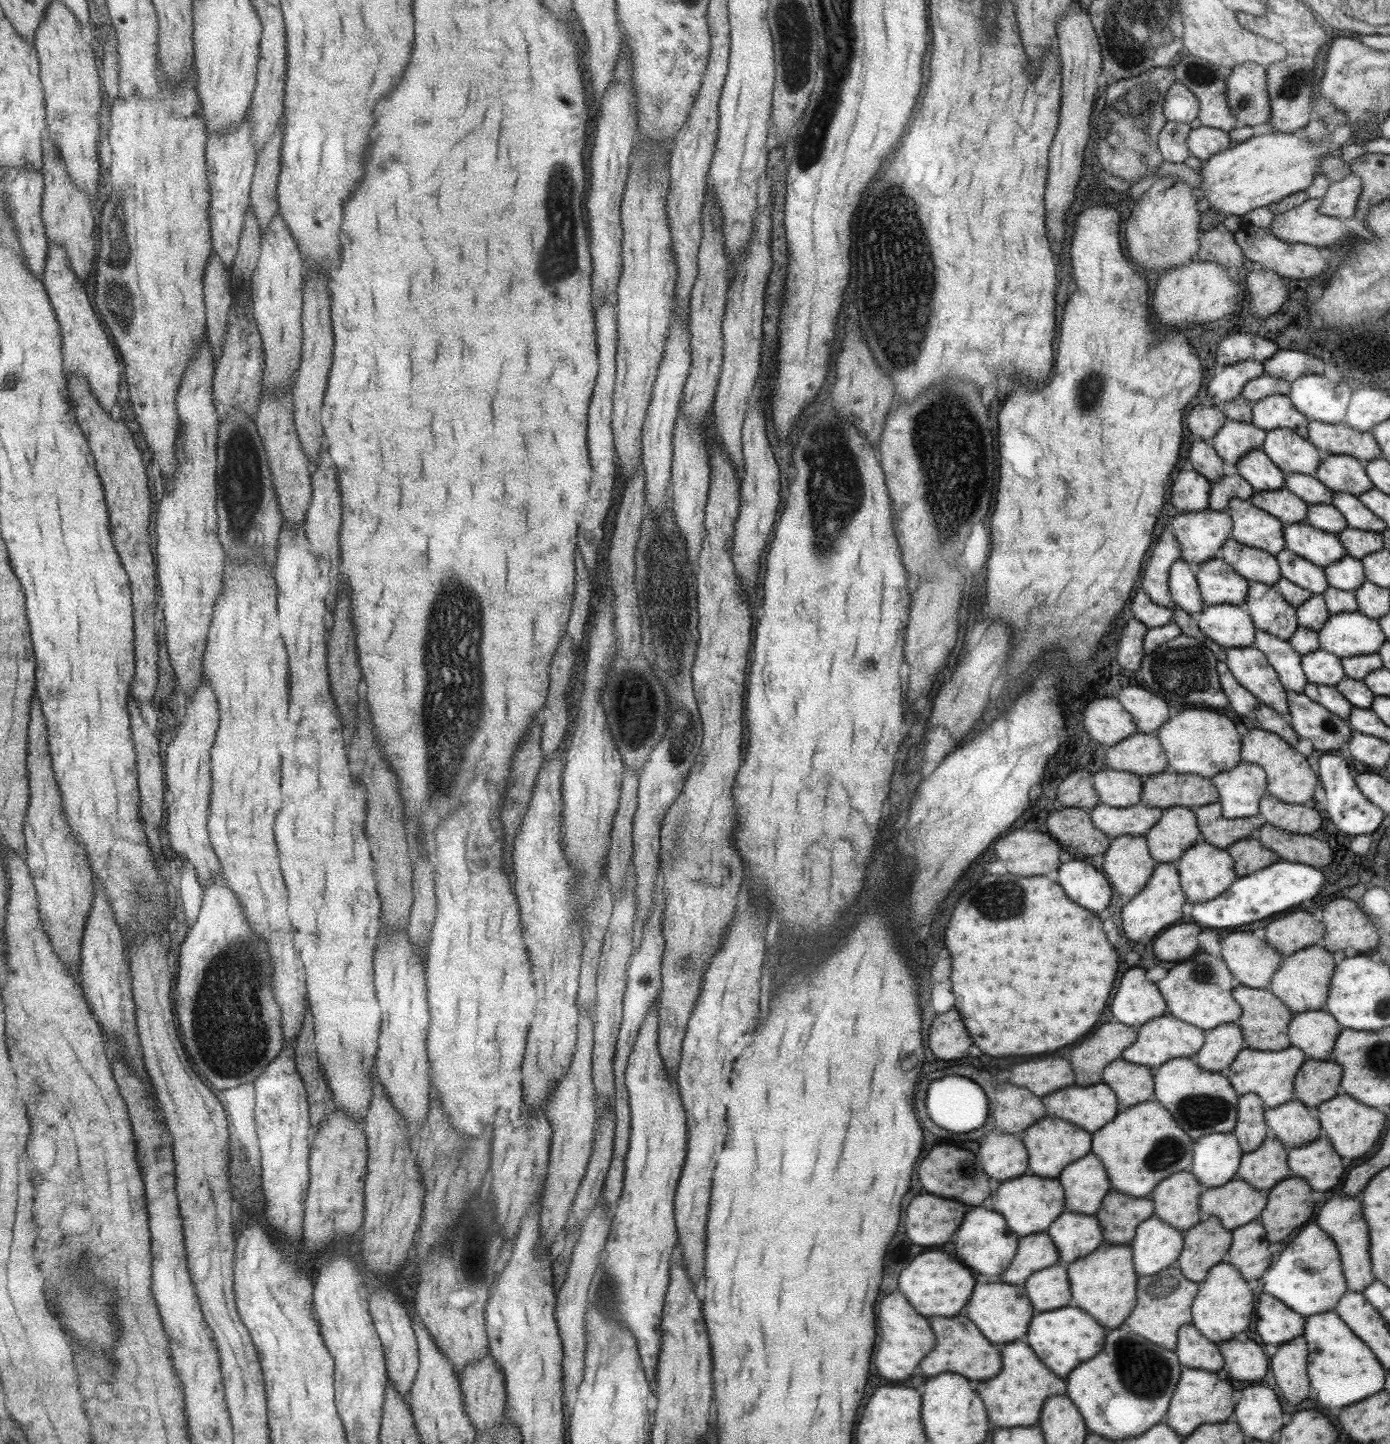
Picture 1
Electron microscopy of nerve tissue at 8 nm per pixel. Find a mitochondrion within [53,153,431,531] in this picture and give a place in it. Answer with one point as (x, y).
(119, 302)

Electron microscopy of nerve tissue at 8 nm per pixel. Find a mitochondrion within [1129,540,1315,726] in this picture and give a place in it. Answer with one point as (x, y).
(1180, 668)

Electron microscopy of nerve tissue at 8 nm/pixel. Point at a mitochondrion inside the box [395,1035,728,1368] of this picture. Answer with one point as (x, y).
(474, 1259)

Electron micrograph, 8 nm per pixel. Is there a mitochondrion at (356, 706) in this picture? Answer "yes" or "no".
no

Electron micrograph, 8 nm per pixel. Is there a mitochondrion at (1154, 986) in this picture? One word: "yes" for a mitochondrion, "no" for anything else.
no

